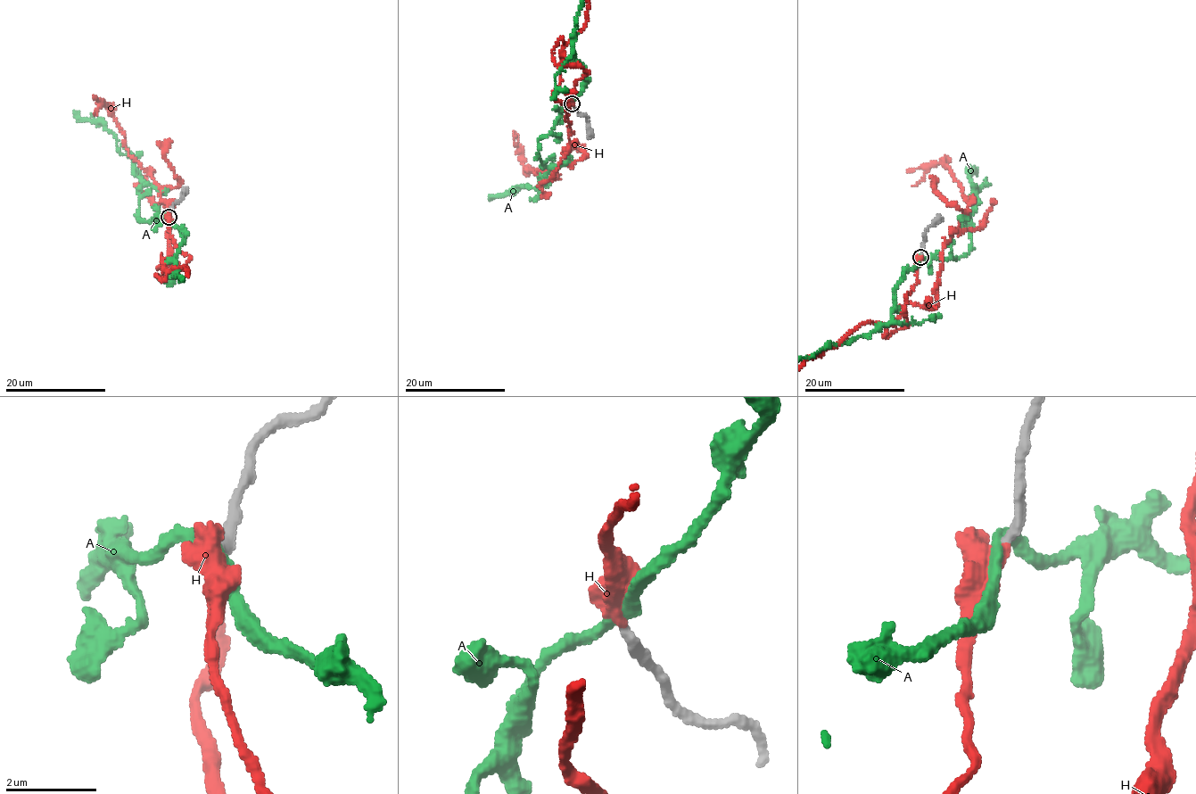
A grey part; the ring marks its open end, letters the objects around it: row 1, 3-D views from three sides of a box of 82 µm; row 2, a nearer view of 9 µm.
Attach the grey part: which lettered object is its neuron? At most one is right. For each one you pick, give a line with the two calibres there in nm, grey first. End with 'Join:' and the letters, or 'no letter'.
H: 240/550 nm
Join: H

